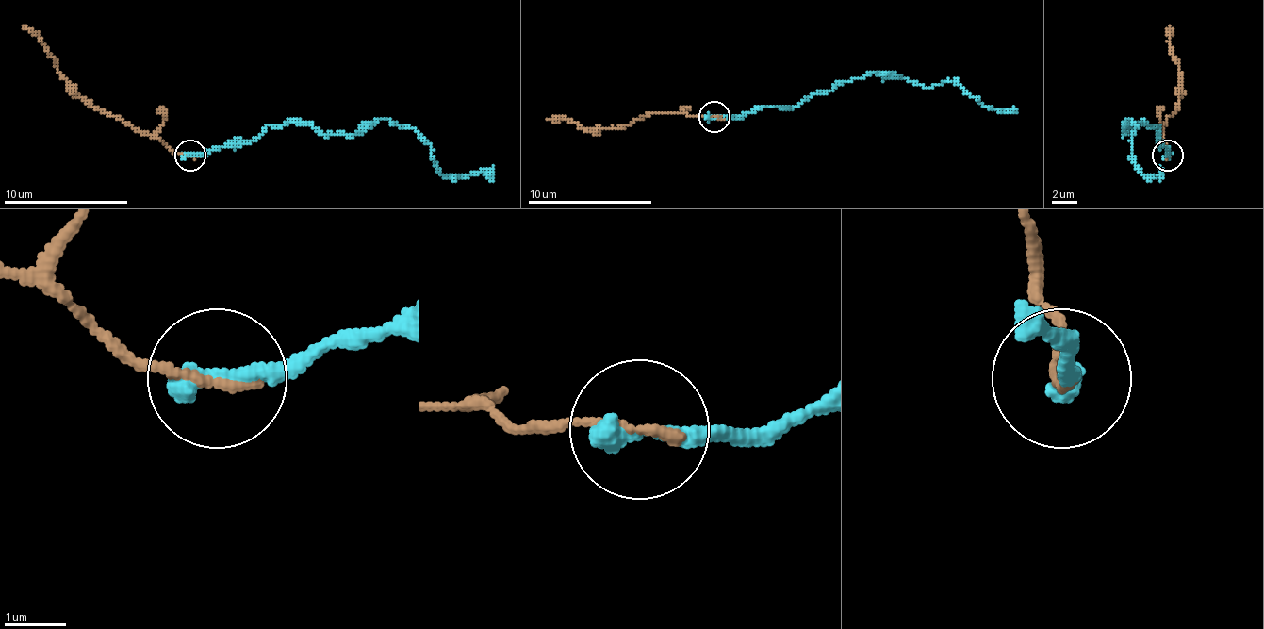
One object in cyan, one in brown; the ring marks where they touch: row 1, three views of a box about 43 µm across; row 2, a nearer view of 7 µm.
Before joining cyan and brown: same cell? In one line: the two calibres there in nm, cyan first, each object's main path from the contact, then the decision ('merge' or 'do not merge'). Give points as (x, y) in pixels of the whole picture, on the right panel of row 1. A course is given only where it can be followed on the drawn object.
400/190 nm | cyan via (1166, 157), (1157, 125), (1123, 135), (1129, 119), (1138, 125), (1132, 159), (1160, 181) | brown via (1166, 157), (1163, 122), (1178, 107), (1178, 63), (1170, 44), (1170, 25) | merge

